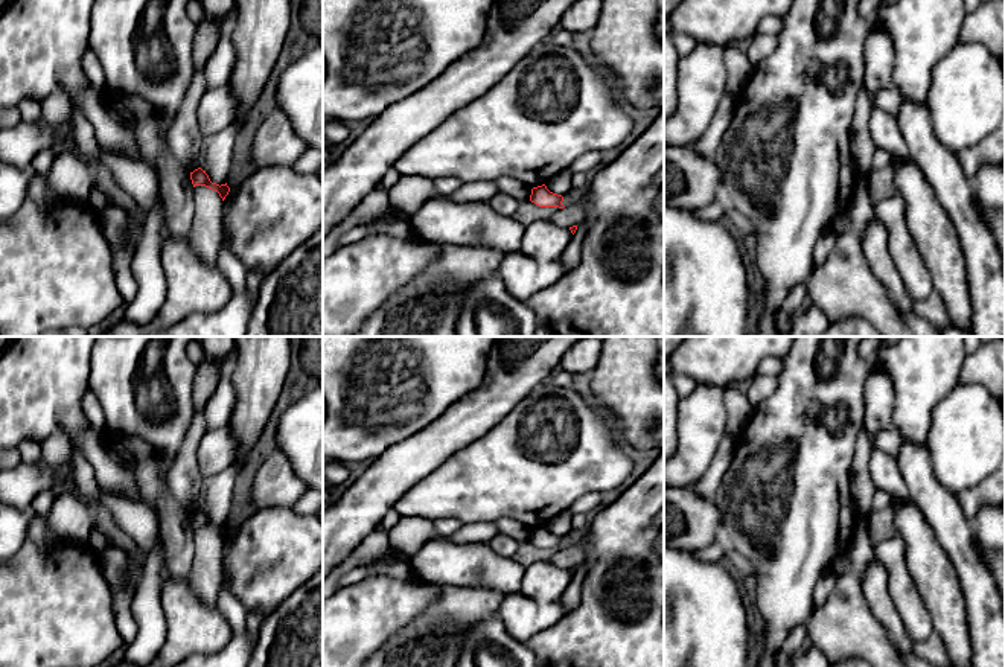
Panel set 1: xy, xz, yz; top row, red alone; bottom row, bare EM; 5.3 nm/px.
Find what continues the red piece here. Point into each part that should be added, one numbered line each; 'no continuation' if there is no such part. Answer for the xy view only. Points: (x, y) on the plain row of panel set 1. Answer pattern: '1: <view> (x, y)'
no continuation

